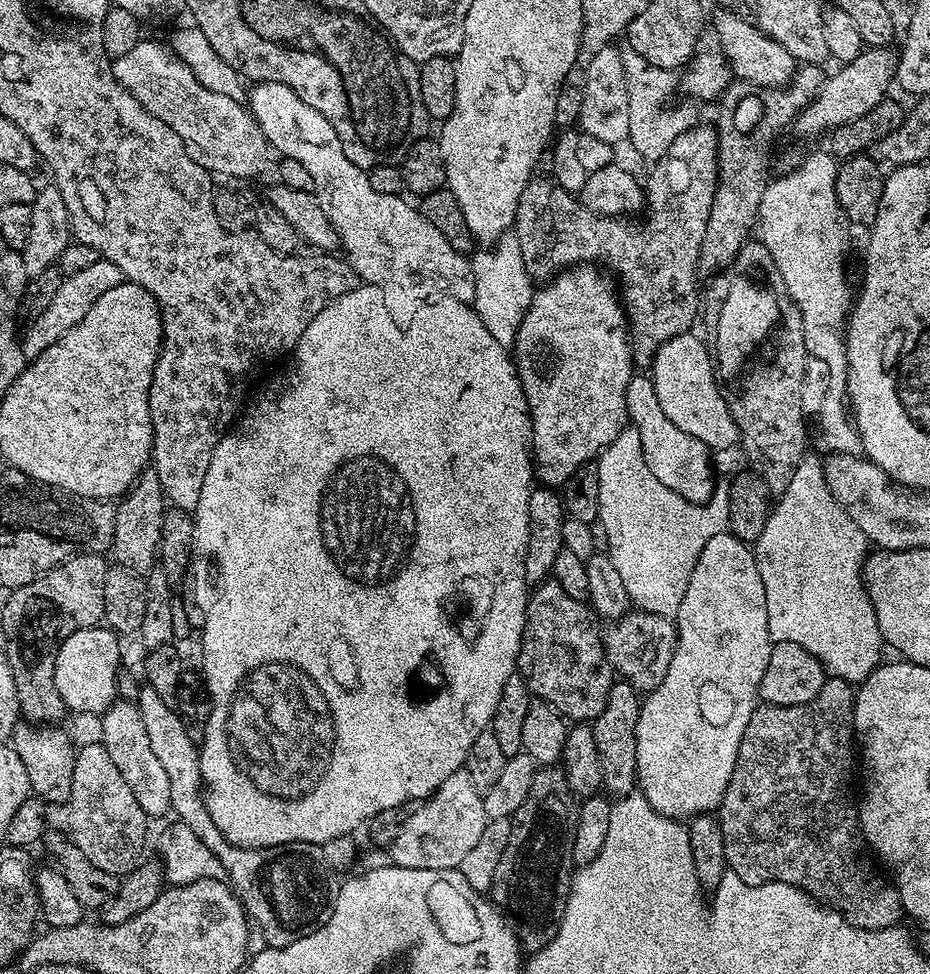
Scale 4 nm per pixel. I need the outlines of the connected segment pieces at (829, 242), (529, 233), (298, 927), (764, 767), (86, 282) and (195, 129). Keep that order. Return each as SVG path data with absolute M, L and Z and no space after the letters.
M827 150L820 152L812 152L803 157L799 168L785 171L778 180L773 179L768 187L764 189L762 194L762 202L760 203L760 215L758 217L758 239L760 243L766 246L766 250L770 250L770 258L774 258L774 262L778 266L778 270L782 274L782 282L784 283L784 291L788 293L789 298L794 302L794 306L798 308L802 318L802 326L804 327L804 337L806 338L806 350L809 356L814 358L822 358L822 362L826 362L826 366L830 366L830 390L826 394L826 398L822 401L822 410L818 413L820 420L820 432L824 435L824 440L828 443L828 450L833 452L841 452L842 454L856 454L861 451L860 436L856 433L855 423L850 415L849 405L846 403L848 399L848 359L844 353L844 337L846 335L846 317L850 312L850 296L848 300L848 276L844 273L844 251L848 248L848 232L844 212L840 208L840 204L836 201L836 169L838 167L837 157L832 156Z
M711 123L690 126L674 138L670 150L662 160L651 165L652 173L642 187L646 193L646 217L648 224L641 228L627 228L627 223L616 218L596 216L580 205L573 193L556 187L551 179L533 178L518 198L518 210L514 234L518 238L518 250L529 276L536 282L547 282L558 272L573 268L581 262L595 262L605 269L613 268L618 281L618 296L624 305L628 326L632 359L637 365L651 365L652 357L667 340L681 336L693 326L692 319L698 316L698 288L696 272L700 260L702 238L706 238L706 222L710 218L710 206L716 193L716 170L720 137Z
M143 685L136 701L139 713L142 714L142 723L146 726L146 735L150 738L150 747L154 750L158 762L162 762L167 777L170 778L170 802L175 819L194 830L207 847L221 860L225 868L227 883L231 885L240 902L244 906L245 913L250 917L251 923L260 927L264 935L263 943L270 948L290 946L298 938L308 936L320 927L328 918L329 911L334 899L334 884L328 881L330 872L317 855L318 848L315 844L279 844L276 848L237 848L235 844L228 843L224 835L214 826L214 822L208 813L206 796L202 789L205 787L204 776L200 773L200 748L192 741L188 733L189 725L172 706L163 702L152 687Z
M828 678L825 679L822 690L810 702L799 704L798 706L764 704L752 711L752 717L742 734L742 742L738 746L738 758L734 766L734 774L730 774L730 782L726 786L726 794L722 798L718 809L722 842L726 850L728 868L734 874L738 874L738 878L742 882L747 884L789 884L795 888L801 888L803 892L821 905L839 912L840 917L848 924L853 924L866 930L894 928L901 923L900 916L902 917L904 907L895 887L885 877L884 881L876 873L877 865L874 863L873 857L865 845L863 834L860 833L858 796L857 793L852 793L852 771L855 768L857 771L858 768L858 752L854 747L854 725L852 723L855 705L856 698L853 685L846 680Z
M99 258L94 262L94 266L89 266L78 274L64 276L58 294L51 299L50 306L25 327L28 328L25 332L22 332L22 355L25 361L36 360L38 354L42 354L42 350L54 346L54 342L58 342L58 338L62 338L62 334L66 334L66 330L70 330L70 326L78 326L78 322L82 322L82 318L86 318L86 314L90 314L90 306L94 306L94 302L98 302L98 298L102 298L102 294L106 294L106 290L114 290L114 286L123 283L125 283L125 279L122 270L118 270L118 266L114 266L114 262Z
M141 38L134 50L112 60L112 73L154 118L166 122L186 146L190 158L208 172L248 180L268 164L270 145L251 111L240 100L206 90L202 82L167 47L156 40Z

